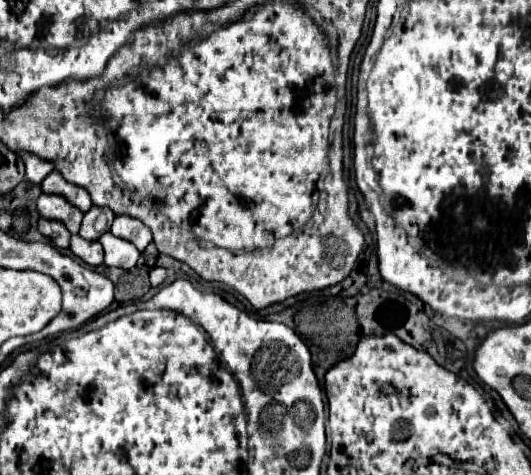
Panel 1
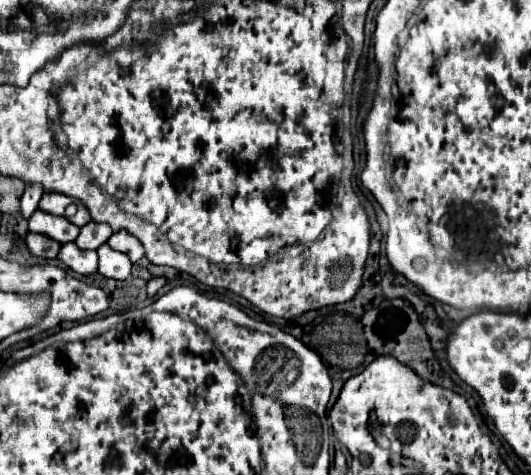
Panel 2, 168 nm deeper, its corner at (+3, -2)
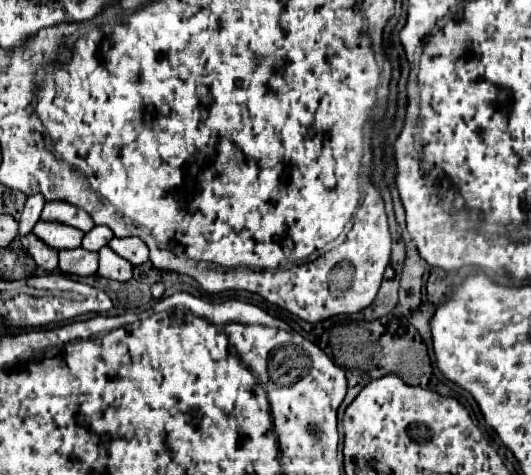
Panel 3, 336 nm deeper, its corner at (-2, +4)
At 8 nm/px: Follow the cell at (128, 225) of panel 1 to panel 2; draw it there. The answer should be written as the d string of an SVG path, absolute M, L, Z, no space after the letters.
M114 232L108 238L108 246L114 248L114 250L118 250L118 252L128 254L132 262L138 262L144 256L144 246L130 232Z

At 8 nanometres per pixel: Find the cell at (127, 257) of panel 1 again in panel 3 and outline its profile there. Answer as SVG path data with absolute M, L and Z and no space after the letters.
M109 246L99 250L99 276L109 278L109 280L117 280L117 282L127 282L133 276L133 266L123 260L121 256L113 254L113 250Z

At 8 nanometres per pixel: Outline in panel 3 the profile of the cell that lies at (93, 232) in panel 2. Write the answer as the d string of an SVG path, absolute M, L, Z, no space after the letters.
M95 226L91 232L87 232L85 234L85 238L83 238L83 248L85 250L91 250L91 252L99 252L103 246L107 246L109 244L109 240L113 238L113 232L109 230L109 228L105 228L105 226Z

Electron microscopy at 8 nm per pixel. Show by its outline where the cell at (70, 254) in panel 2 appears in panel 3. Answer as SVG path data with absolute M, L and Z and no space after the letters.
M73 248L73 250L59 252L59 270L63 274L93 276L97 272L97 262L99 262L97 252L89 252L85 248Z

